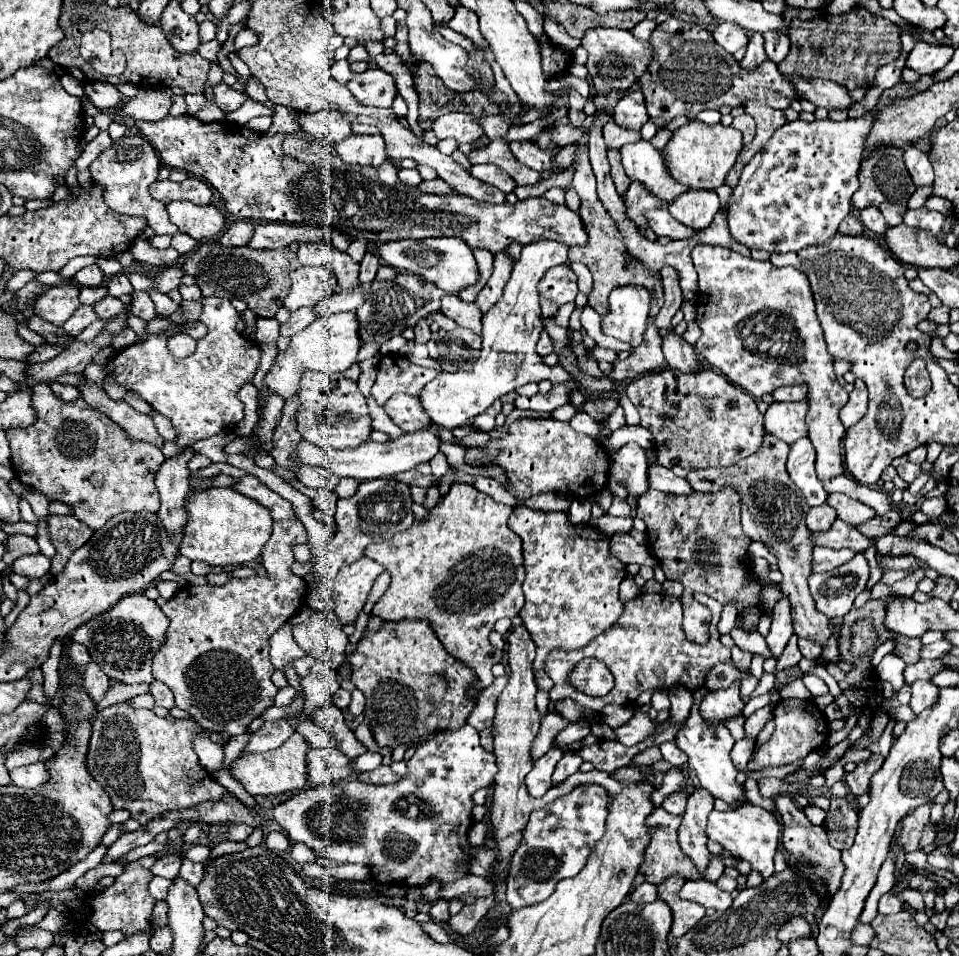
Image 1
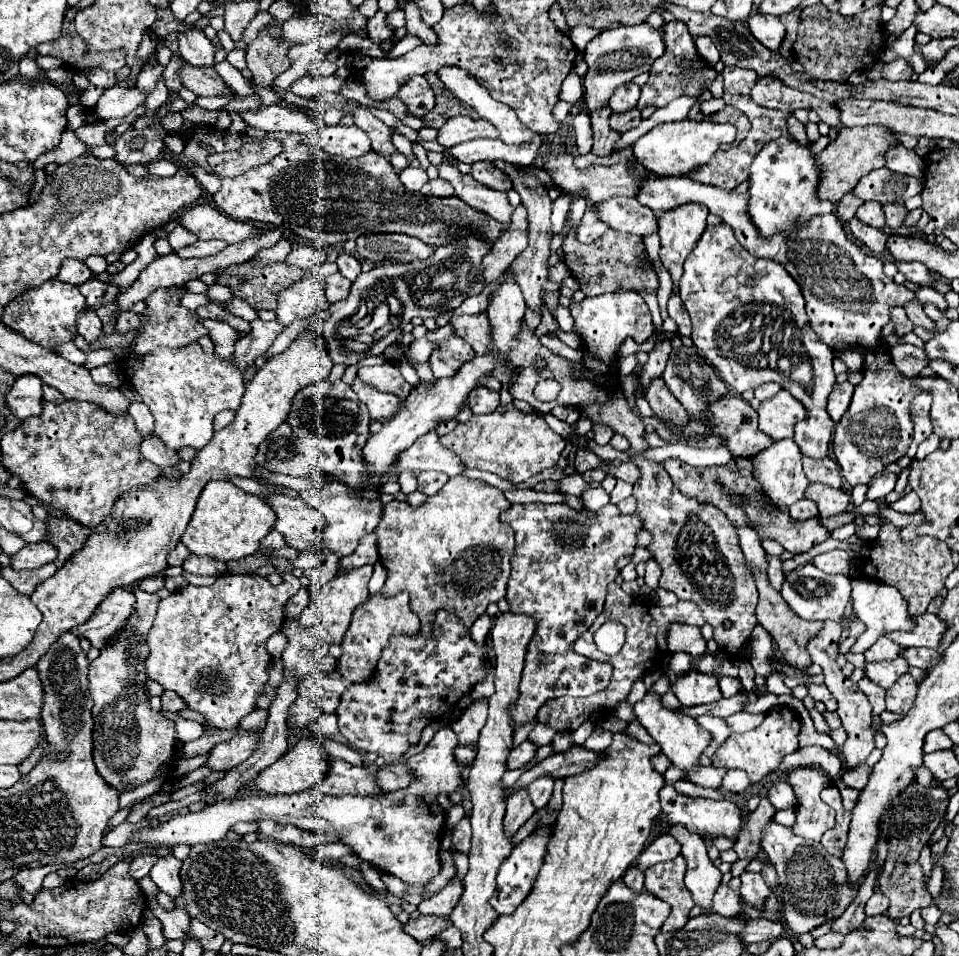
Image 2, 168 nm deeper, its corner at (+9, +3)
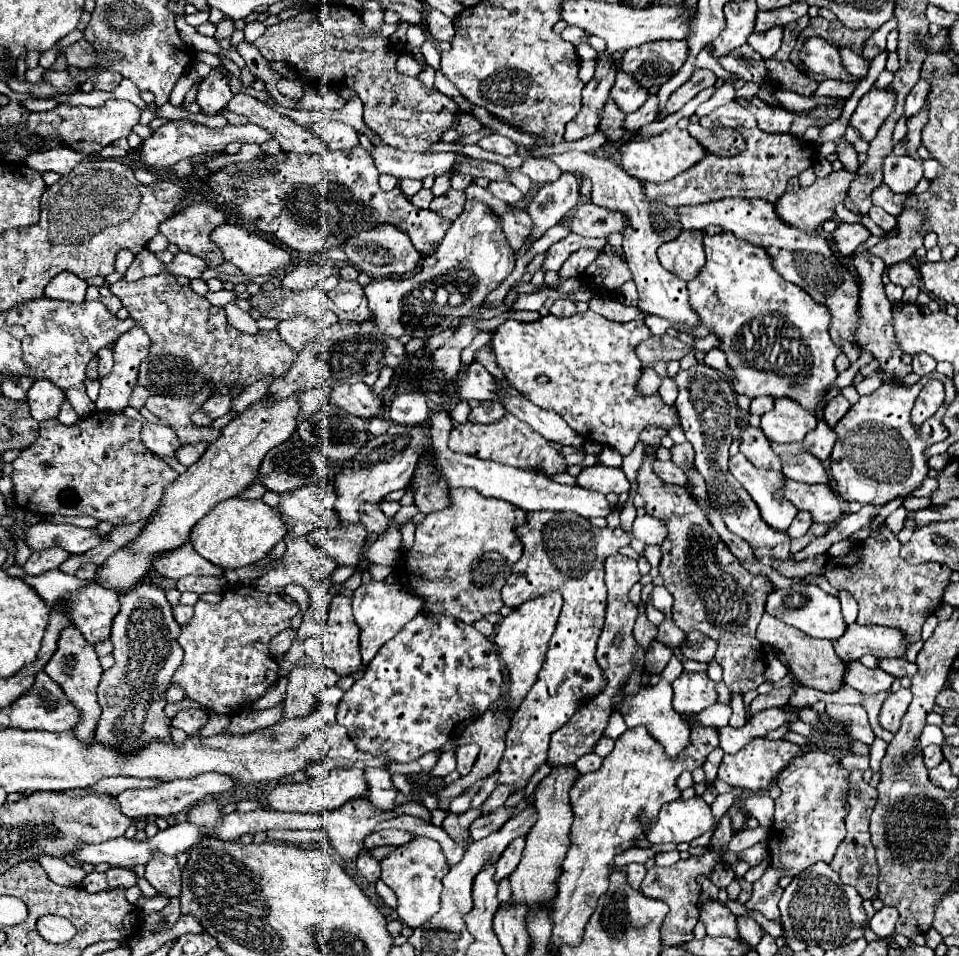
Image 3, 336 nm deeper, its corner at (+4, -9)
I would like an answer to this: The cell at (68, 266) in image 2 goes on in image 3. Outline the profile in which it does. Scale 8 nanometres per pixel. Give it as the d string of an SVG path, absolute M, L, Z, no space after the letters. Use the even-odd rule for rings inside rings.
M73 272L57 274L45 288L45 296L53 300L67 300L67 302L83 302L85 300L87 282L75 276Z

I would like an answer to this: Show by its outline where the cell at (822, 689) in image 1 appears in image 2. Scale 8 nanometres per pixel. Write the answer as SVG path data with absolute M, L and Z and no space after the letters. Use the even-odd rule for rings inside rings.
M808 684L808 692L814 700L820 700L830 712L834 712L838 708L838 702L834 700L834 696L830 694L830 690L824 684Z

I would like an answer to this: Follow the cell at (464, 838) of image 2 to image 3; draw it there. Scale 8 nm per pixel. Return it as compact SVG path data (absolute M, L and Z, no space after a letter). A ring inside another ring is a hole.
M479 806L479 808L469 808L469 810L467 810L465 814L461 814L461 816L455 816L455 814L447 812L447 818L445 818L445 822L443 822L443 828L447 830L447 834L449 834L459 846L467 848L467 846L473 842L473 840L471 840L471 834L469 834L469 826L471 826L473 820L479 818L481 808L483 808L483 806Z

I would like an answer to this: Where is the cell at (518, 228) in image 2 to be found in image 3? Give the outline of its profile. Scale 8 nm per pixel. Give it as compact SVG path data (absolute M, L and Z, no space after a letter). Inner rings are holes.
M561 174L559 180L555 180L555 184L545 184L531 198L531 204L527 208L533 220L531 236L527 238L527 244L519 252L515 252L515 258L527 254L531 244L539 240L553 224L557 224L569 208L573 208L577 196L579 196L579 178L575 174Z

